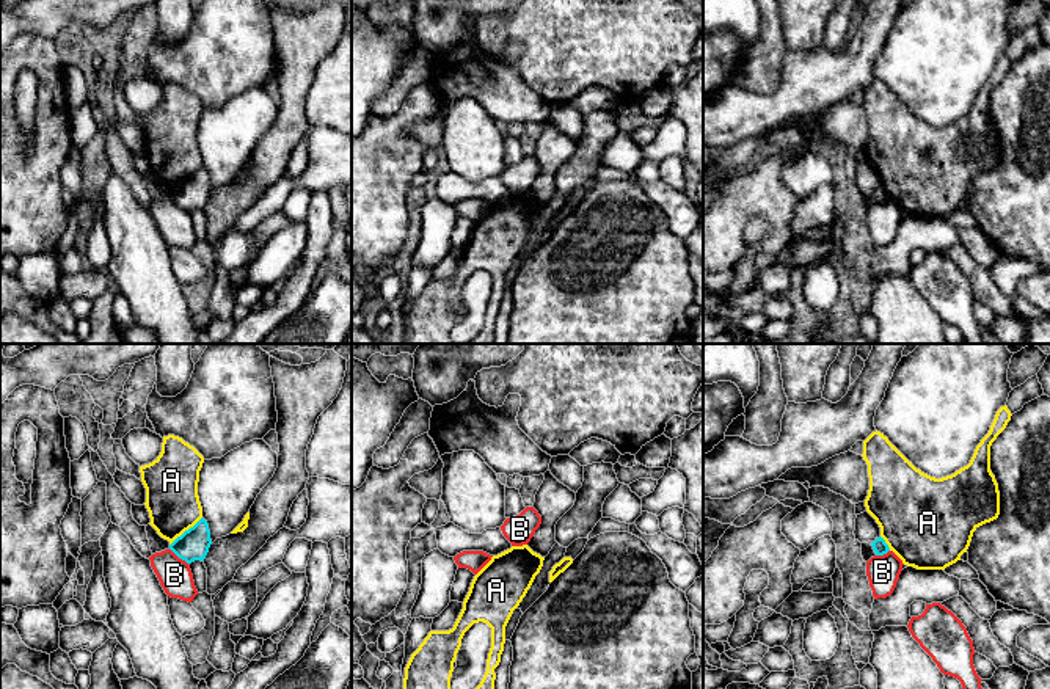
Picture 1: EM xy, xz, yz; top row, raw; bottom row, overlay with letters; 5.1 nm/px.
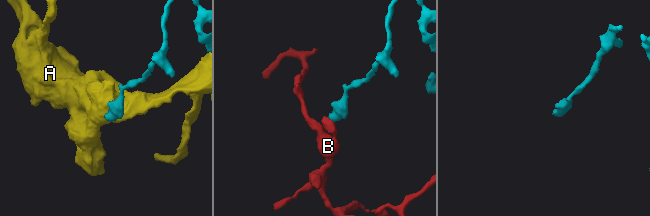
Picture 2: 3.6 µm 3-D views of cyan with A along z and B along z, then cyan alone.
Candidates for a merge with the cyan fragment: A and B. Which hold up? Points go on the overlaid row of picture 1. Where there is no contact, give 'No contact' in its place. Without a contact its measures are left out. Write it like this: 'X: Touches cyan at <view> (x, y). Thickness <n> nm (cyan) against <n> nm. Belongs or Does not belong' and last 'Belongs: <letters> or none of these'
A: Touches cyan at xy (185, 531). Thickness 160 nm (cyan) against 280 nm. Does not belong
B: Touches cyan at xy (179, 557). Thickness 160 nm (cyan) against 170 nm. Does not belong
Belongs: none of these

